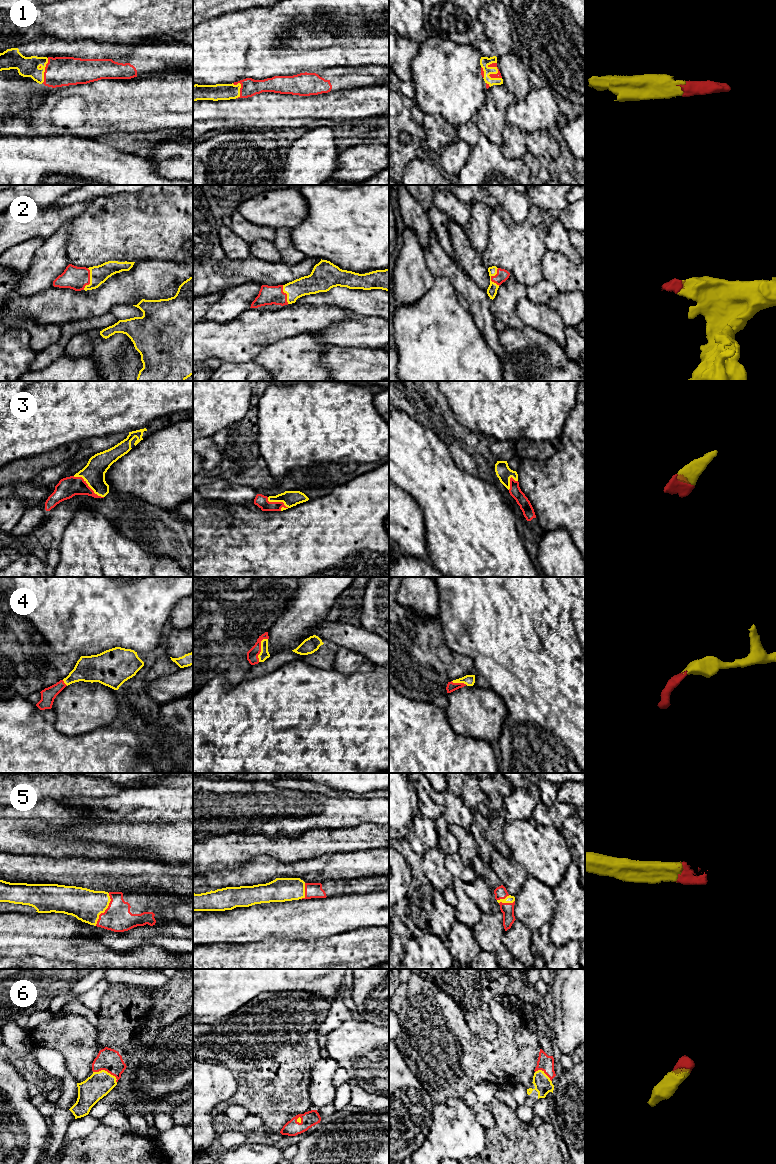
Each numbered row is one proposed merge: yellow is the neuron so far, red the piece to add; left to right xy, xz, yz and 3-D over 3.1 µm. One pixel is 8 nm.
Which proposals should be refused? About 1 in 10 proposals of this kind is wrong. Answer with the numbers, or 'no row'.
no row

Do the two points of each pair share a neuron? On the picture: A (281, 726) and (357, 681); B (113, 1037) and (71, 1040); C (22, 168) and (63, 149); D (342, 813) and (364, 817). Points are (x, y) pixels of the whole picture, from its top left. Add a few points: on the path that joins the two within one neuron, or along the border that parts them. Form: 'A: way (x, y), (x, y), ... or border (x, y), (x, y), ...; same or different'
A: way (300, 725), (313, 725), (338, 700); same
B: border (95, 1026), (98, 1031), (99, 1041); different
C: way (32, 168), (44, 168), (53, 159); same
D: way (347, 813), (359, 813); same

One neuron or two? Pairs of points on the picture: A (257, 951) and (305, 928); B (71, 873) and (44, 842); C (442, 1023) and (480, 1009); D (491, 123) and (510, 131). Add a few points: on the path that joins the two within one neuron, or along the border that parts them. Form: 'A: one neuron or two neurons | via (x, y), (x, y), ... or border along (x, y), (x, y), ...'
A: two neurons | border along (272, 937), (309, 939)
B: two neurons | border along (34, 854), (53, 857), (80, 856)
C: two neurons | border along (450, 996), (463, 1012), (464, 1020), (470, 1030)
D: two neurons | border along (506, 122), (500, 145)

